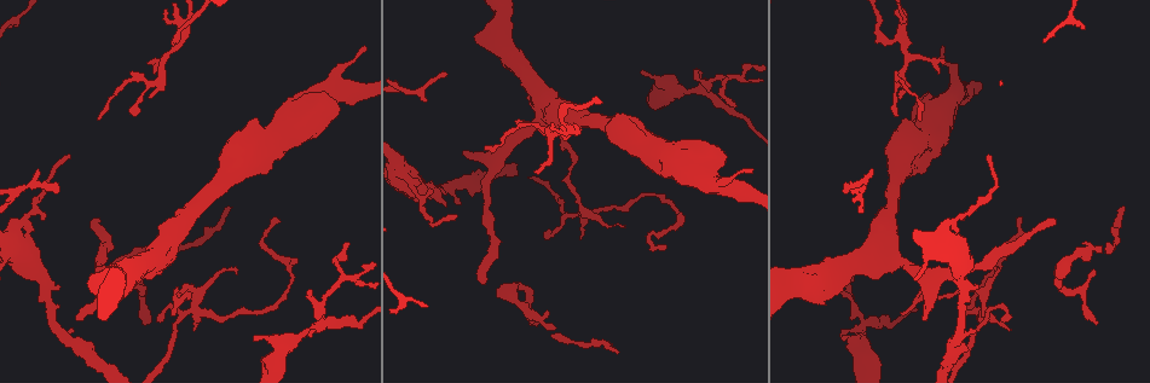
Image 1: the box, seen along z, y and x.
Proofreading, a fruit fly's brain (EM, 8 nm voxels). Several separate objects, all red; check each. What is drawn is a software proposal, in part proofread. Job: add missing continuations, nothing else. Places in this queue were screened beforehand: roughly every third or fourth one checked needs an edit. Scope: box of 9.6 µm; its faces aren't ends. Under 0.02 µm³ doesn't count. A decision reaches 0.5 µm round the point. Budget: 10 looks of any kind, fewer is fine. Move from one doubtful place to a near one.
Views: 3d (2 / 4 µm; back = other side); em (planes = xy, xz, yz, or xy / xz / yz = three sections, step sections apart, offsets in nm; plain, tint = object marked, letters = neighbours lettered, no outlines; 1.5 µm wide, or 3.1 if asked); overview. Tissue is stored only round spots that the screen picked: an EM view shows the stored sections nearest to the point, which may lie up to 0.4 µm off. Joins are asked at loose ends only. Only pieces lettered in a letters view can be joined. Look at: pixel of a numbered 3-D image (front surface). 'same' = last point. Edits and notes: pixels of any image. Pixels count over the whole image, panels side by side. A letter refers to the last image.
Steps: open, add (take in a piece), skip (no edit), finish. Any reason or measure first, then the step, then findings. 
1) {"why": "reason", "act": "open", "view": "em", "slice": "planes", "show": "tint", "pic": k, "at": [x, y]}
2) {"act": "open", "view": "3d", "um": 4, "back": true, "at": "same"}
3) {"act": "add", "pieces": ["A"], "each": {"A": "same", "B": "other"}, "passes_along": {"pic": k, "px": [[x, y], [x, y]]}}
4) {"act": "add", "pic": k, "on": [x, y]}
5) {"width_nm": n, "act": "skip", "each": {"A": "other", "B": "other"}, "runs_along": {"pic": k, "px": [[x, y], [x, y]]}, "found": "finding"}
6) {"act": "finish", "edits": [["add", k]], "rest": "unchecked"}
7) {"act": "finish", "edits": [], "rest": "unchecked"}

{"act": "open", "view": "em", "slice": "planes", "show": "letters", "pic": 1, "at": [312, 291]}

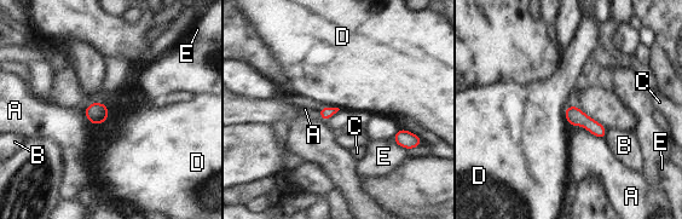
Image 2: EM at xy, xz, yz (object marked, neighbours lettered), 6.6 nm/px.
{"act": "skip", "each": {"A": "other", "B": "other", "C": "other", "D": "other", "E": "other"}, "found": "no lettered piece goes on from it"}

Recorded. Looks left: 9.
{"why": "free end", "act": "open", "view": "em", "slice": "planes", "show": "letters", "pic": 1, "at": [1097, 321]}

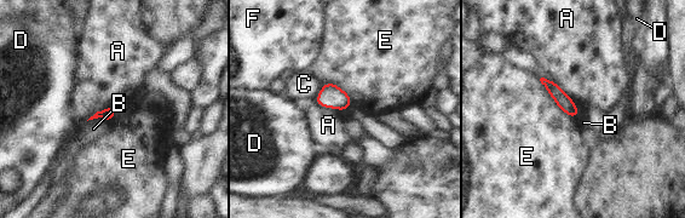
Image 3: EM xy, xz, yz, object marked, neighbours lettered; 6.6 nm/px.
{"act": "skip", "each": {"A": "other", "B": "other", "C": "other", "D": "other", "E": "other", "F": "other"}, "found": "none of them fits"}

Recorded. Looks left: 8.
{"why": "long arm stops here", "act": "open", "view": "3d", "um": 2, "pic": 1, "at": [1056, 221]}

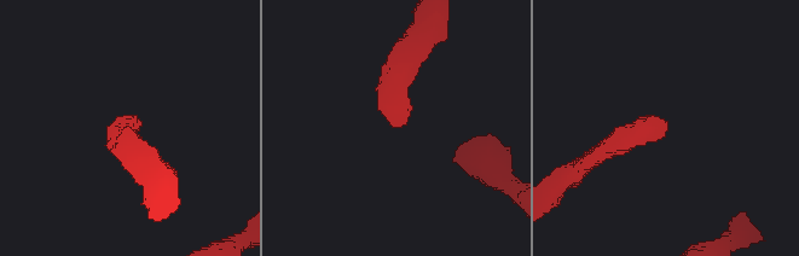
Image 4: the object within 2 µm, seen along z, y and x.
{"why": "shape alone is not enough", "act": "open", "view": "em", "slice": "planes", "show": "letters", "pic": 4, "at": [406, 123]}

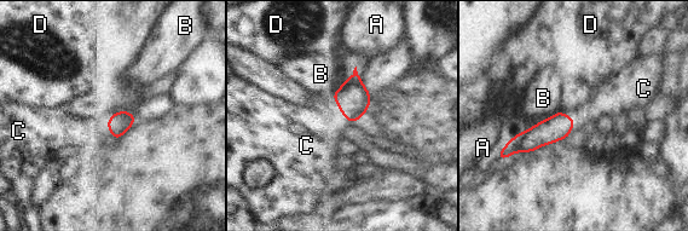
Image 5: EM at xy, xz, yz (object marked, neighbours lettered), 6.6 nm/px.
{"longest_contact_nm": ["B", 380], "act": "add", "pic": 5, "on": [602, 109], "each": {"A": "other", "B": "other", "C": "same", "D": "other"}, "passes_along": {"pic": 5, "px": [[559, 126], [571, 128], [602, 109]]}, "found": "it goes on there"}

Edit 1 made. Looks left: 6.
{"why": "see it whole again", "act": "open", "view": "overview"}

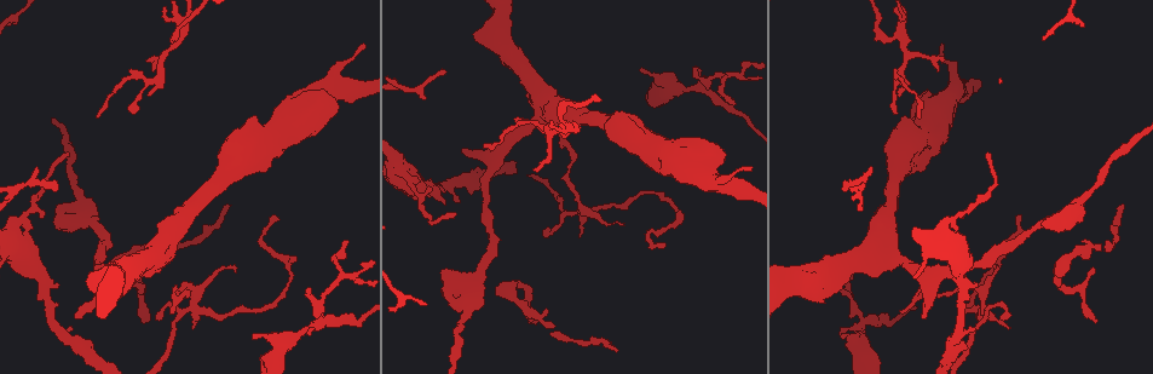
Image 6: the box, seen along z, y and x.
{"why": "an open end", "act": "open", "view": "em", "slice": "xy", "step": 4, "show": "letters", "pic": 6, "at": [75, 316]}

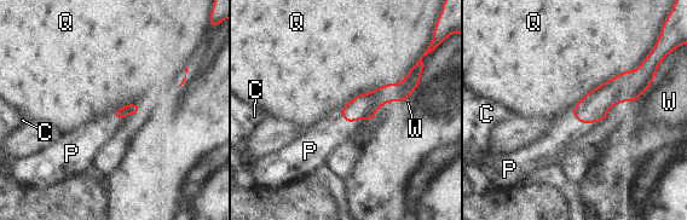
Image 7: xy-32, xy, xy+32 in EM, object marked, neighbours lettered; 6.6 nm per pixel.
{"why": "cut it another way", "act": "open", "view": "em", "slice": "planes", "show": "letters", "at": "same"}

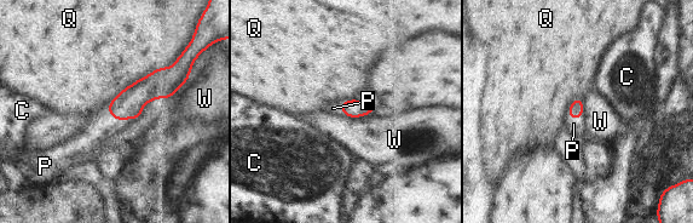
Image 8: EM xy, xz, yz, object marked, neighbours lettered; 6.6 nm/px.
{"act": "add", "pic": 8, "on": [100, 126], "each": {"C": "other", "P": "same", "Q": "other", "W": "other"}, "passes_along": {"pic": 8, "px": [[128, 103], [110, 113], [100, 126]]}, "found": "it goes on there"}

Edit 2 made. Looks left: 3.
{"act": "finish", "edits": [["add", 5], ["add", 8]], "rest": "unchecked"}

